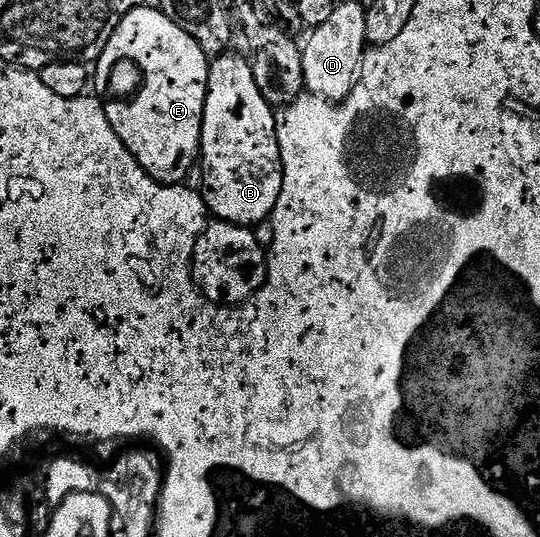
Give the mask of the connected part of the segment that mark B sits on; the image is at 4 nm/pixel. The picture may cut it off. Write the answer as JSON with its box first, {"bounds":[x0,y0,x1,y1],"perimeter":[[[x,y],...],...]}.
{"bounds":[200,54,284,226],"perimeter":[[[225,54],[217,56],[211,61],[208,70],[208,97],[206,98],[206,106],[204,107],[204,122],[202,124],[202,138],[200,139],[200,155],[202,157],[202,168],[204,164],[204,188],[202,187],[202,195],[204,203],[207,204],[209,213],[217,220],[225,220],[231,224],[242,224],[245,226],[257,226],[269,219],[272,212],[278,206],[278,198],[282,194],[282,186],[284,185],[284,167],[282,166],[282,150],[278,146],[278,134],[276,133],[276,125],[278,116],[273,105],[266,102],[266,98],[262,94],[262,90],[258,86],[258,82],[254,78],[254,70],[251,63],[240,56],[232,56],[233,54]]]}

